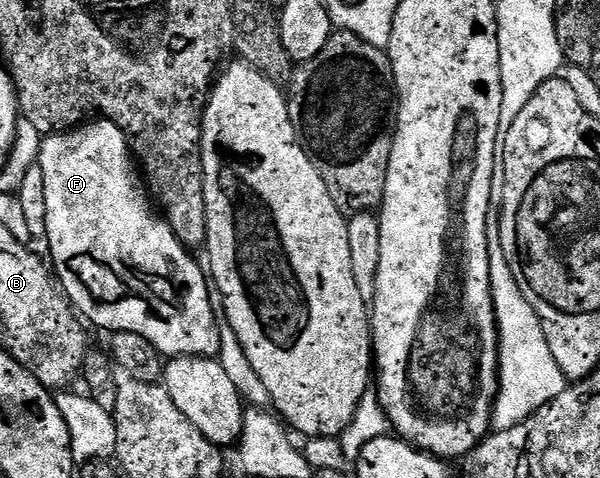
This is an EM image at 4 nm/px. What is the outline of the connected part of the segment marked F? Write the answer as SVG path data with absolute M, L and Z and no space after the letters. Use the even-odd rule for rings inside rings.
M94 120L70 132L45 136L40 142L38 164L45 178L46 244L52 251L50 264L73 309L89 325L105 328L105 333L142 334L164 358L219 357L220 324L209 277L154 207L122 130L109 120Z

